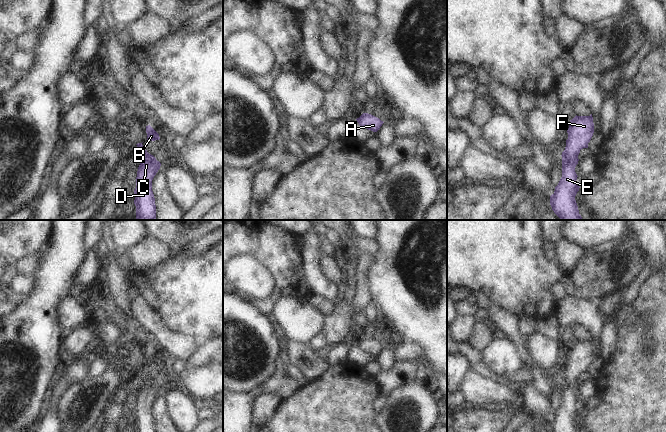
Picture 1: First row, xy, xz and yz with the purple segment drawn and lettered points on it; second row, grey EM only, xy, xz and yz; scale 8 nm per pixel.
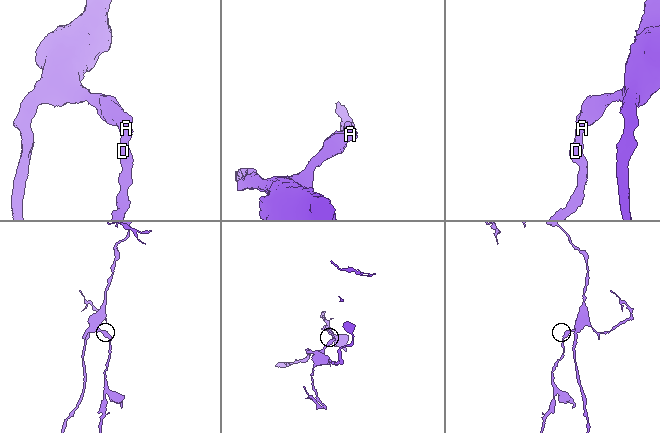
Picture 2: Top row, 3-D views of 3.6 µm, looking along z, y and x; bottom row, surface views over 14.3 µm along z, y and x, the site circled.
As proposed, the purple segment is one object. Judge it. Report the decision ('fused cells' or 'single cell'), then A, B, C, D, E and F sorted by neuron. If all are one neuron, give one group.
single cell | A B C D E F

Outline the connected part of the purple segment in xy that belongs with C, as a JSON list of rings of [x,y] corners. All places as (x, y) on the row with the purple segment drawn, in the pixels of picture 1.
[[[138,143],[138,157],[140,165],[137,171],[136,188],[134,190],[136,206],[136,220],[156,220],[156,205],[152,191],[152,180],[161,163]]]

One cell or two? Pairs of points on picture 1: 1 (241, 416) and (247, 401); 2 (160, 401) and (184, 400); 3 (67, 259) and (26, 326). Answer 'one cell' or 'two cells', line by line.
1: one cell
2: two cells
3: one cell

